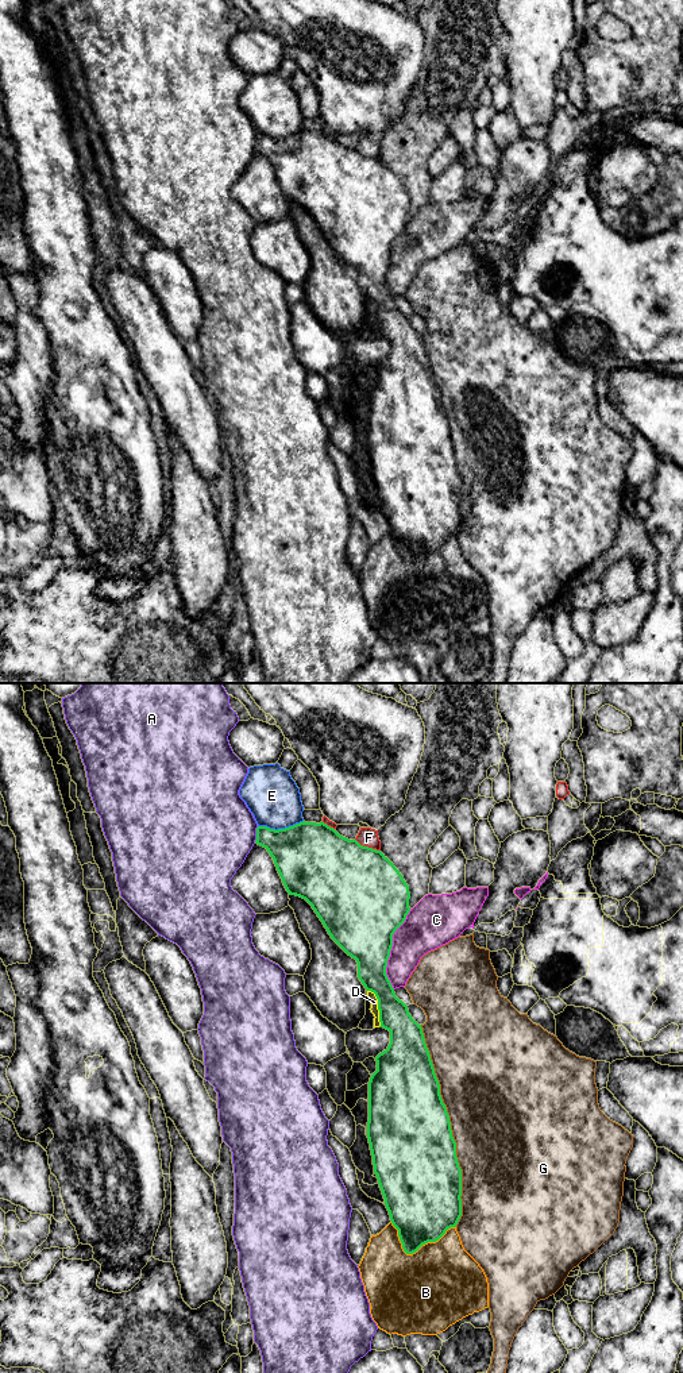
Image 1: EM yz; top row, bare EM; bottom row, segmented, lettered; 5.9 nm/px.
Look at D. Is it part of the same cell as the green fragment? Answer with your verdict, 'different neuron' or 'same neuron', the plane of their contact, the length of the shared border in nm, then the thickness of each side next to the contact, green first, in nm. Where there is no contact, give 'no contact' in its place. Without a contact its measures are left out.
different neuron; meets green in yz; contact 240 nm long; 200 nm thick on the green side, 50 nm on the other

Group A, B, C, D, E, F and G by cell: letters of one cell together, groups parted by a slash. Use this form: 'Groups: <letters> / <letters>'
Groups: A / B / C D / E / F / G

